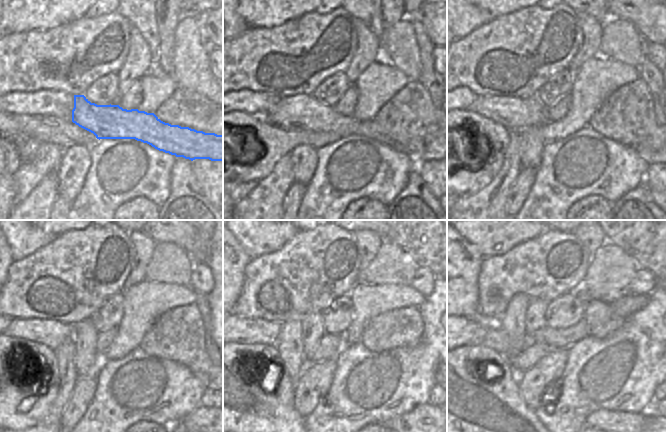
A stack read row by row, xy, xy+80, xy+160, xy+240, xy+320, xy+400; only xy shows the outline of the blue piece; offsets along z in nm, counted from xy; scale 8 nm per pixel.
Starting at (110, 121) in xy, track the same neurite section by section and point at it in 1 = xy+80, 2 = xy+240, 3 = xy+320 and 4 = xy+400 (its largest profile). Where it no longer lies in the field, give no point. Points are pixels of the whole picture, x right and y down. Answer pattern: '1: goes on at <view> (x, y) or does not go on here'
1: goes on at xy+80 (300, 111)
2: goes on at xy+240 (52, 334)
3: goes on at xy+320 (243, 331)
4: goes on at xy+400 (467, 331)

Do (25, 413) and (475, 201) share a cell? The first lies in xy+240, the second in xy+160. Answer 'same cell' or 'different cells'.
different cells

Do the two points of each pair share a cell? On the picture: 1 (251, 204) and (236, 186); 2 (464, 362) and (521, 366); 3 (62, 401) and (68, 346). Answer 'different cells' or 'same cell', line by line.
1: different cells
2: different cells
3: same cell

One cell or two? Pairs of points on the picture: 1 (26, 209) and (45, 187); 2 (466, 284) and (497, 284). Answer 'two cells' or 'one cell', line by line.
1: one cell
2: two cells

